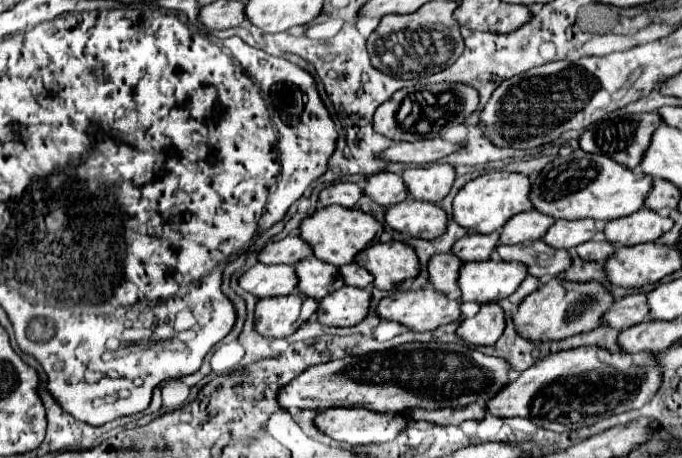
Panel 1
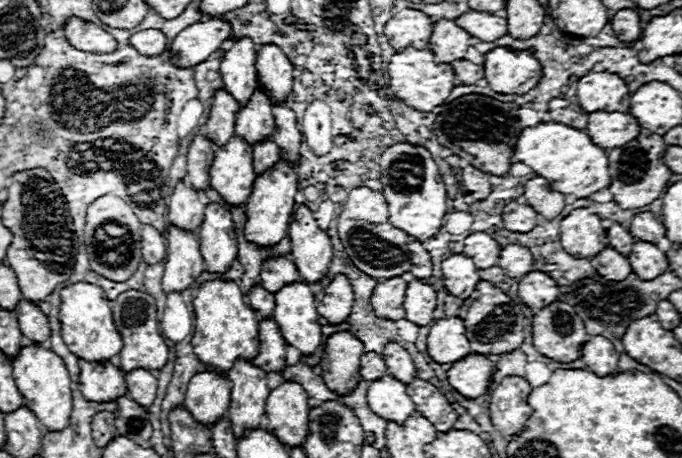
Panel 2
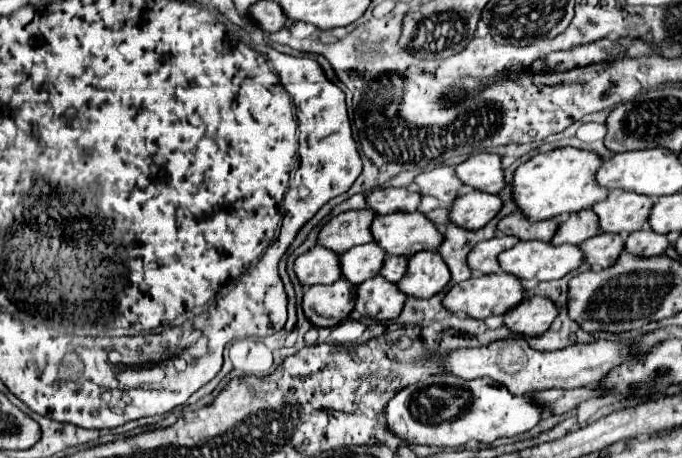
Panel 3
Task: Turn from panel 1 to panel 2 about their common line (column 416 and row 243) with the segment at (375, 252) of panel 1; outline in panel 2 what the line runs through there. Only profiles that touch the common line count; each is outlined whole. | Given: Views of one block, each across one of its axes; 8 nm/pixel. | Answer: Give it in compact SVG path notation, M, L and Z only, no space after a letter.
M280 158L276 166L256 176L256 182L252 186L252 194L248 202L244 204L244 210L248 214L248 222L244 226L244 234L250 242L260 246L274 246L278 244L288 230L288 224L292 222L294 212L294 196L298 192L298 174L290 162Z

